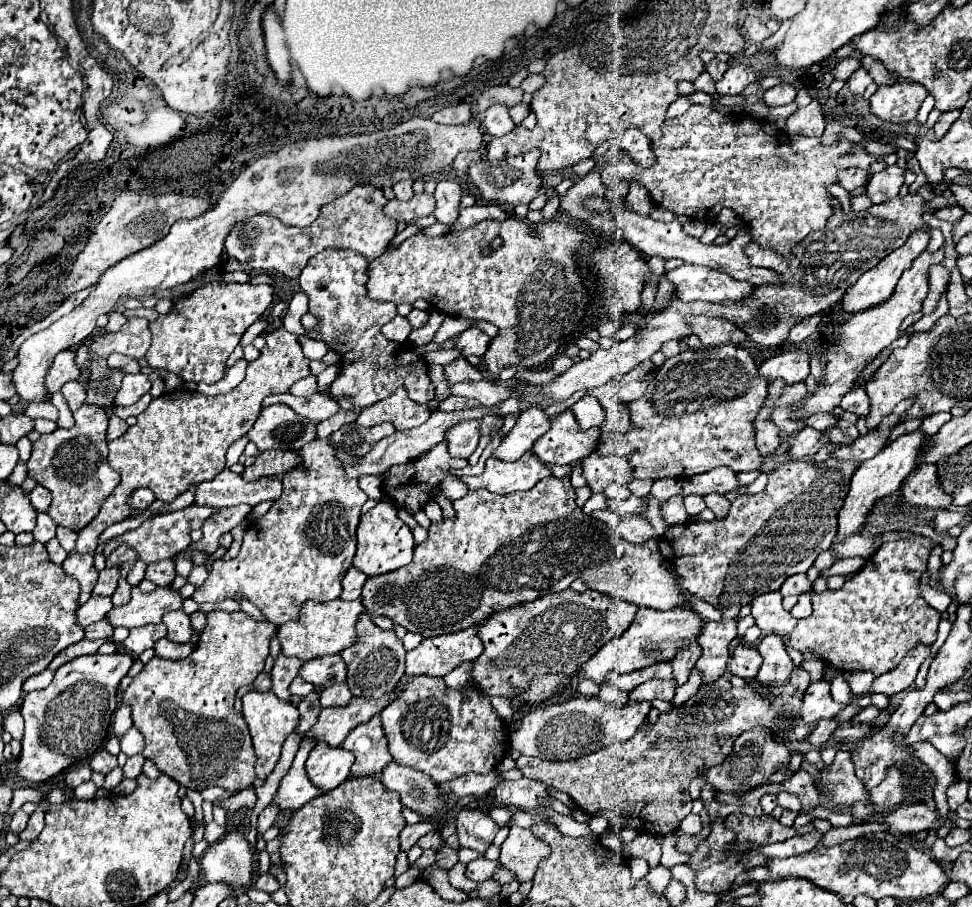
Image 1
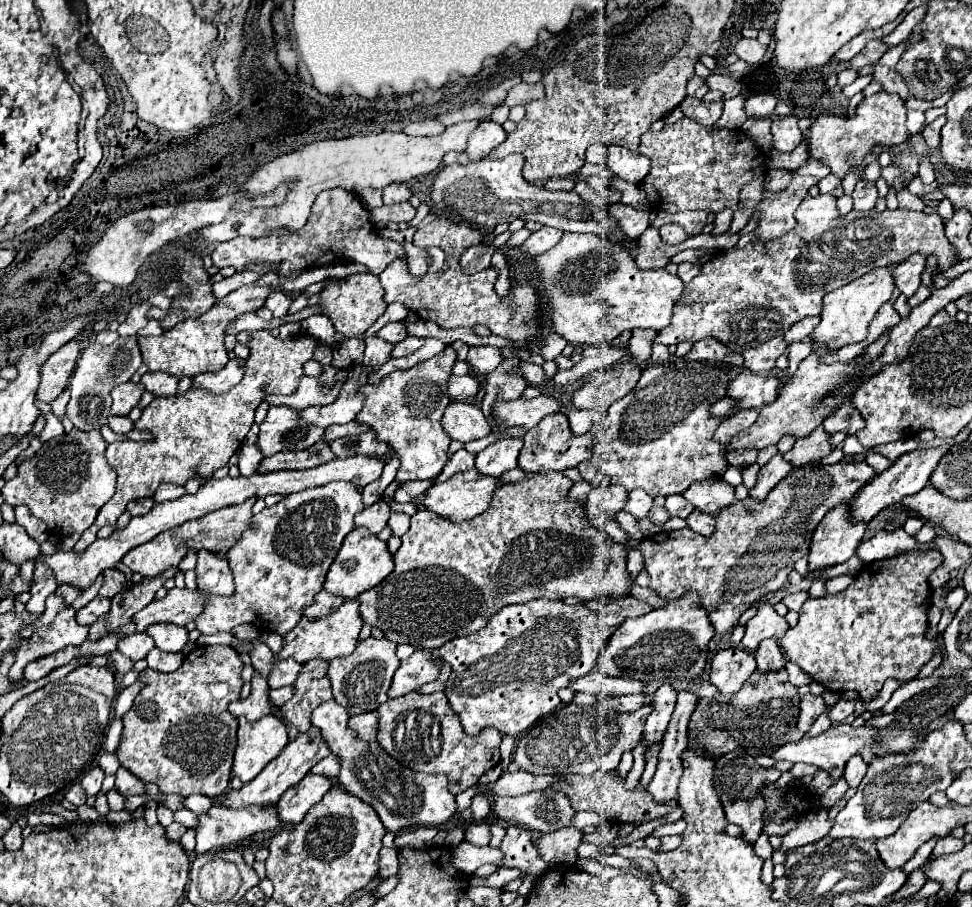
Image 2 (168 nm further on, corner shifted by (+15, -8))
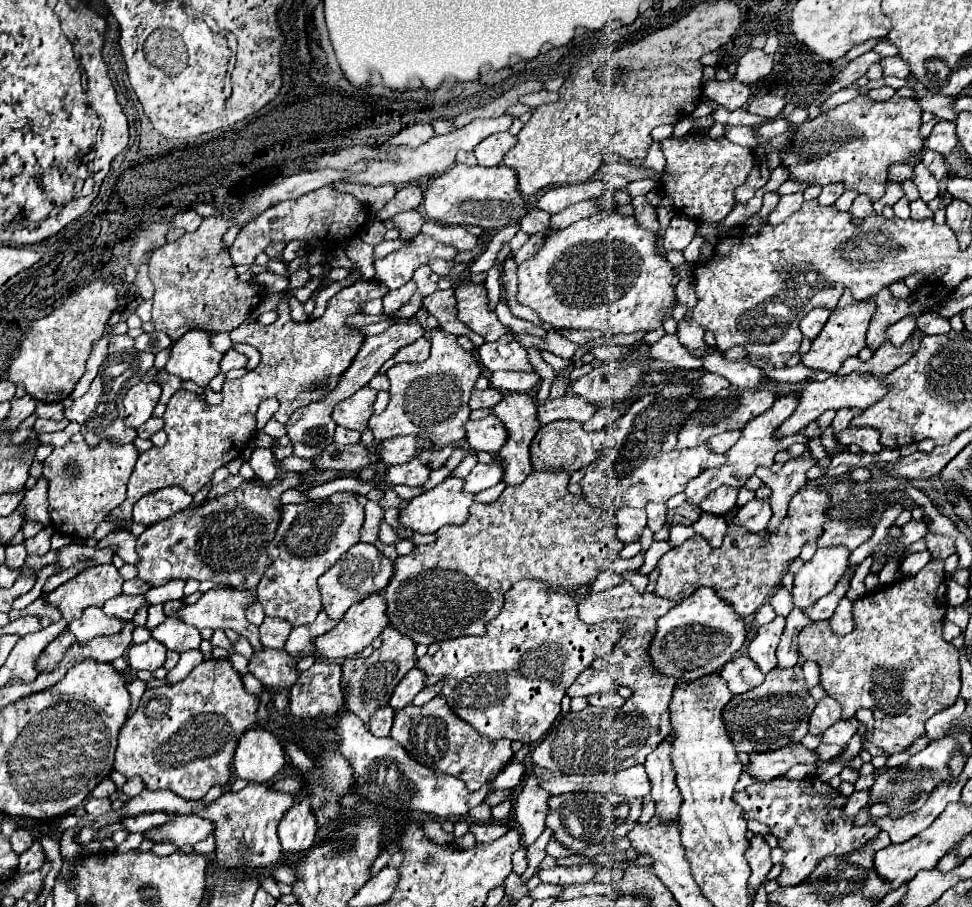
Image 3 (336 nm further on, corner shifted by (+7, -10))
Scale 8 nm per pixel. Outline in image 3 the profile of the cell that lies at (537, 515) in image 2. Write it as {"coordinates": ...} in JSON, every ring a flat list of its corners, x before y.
{"coordinates":[[532,471,524,483,510,485,492,503,474,503,470,519,462,527,446,525,436,533,436,541,416,545,412,553,394,561,394,575,382,597,388,605,390,627,410,637,414,643,432,645,464,635,484,635,486,625,502,611,504,597,520,579,542,579,554,591,572,595,576,587,594,583,596,575,610,569,620,557,624,543,616,539,614,515,602,507,592,507,584,497,568,491,566,471]]}

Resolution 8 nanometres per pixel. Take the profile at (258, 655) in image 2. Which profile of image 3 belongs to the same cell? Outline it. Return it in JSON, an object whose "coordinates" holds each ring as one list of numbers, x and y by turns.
{"coordinates":[[212,587,210,591,206,591,196,603,188,605,184,603,176,613,174,617,196,627,196,629,204,629,204,627,210,627,210,629,234,629,236,633,240,633,242,637,246,637,252,645,254,651,262,651,264,645,260,643,260,637,258,637,258,627,248,623,246,617,244,617,244,609,256,601,256,593,254,591,228,591,228,589,222,589,222,587]]}

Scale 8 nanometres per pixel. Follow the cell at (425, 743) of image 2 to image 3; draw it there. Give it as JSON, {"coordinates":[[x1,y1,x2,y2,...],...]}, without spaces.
{"coordinates":[[442,695,434,697,422,707,408,705,394,713,394,725,390,737,406,747,408,755,428,769,450,773,468,785,468,791,478,791,496,773,500,773,512,761,510,739,484,739,476,729,468,727,446,703]]}

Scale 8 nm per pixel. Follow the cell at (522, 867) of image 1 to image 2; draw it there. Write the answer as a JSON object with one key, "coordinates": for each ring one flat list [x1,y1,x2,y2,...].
{"coordinates":[[512,825,506,831,500,849,504,853,504,867,516,867,534,877,546,869,546,861,536,853,536,847,532,843,532,833,524,827]]}

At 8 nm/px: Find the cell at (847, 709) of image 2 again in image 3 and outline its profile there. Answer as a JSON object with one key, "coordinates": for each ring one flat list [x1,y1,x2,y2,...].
{"coordinates":[[852,717,852,719,840,719,838,723,834,723,834,725,822,735,822,741,844,747,844,745,850,741,850,737,856,733,856,729,858,729,858,719,856,719,856,717]]}

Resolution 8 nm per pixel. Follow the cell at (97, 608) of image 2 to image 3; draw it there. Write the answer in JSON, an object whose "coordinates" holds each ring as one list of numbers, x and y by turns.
{"coordinates":[[120,595,120,597,114,597,114,599,108,599,102,607,102,611,106,615,112,615,112,617,118,617,118,619,132,619,136,609,142,607,142,605,148,605,144,595,136,595,136,597,128,597,128,595]]}

